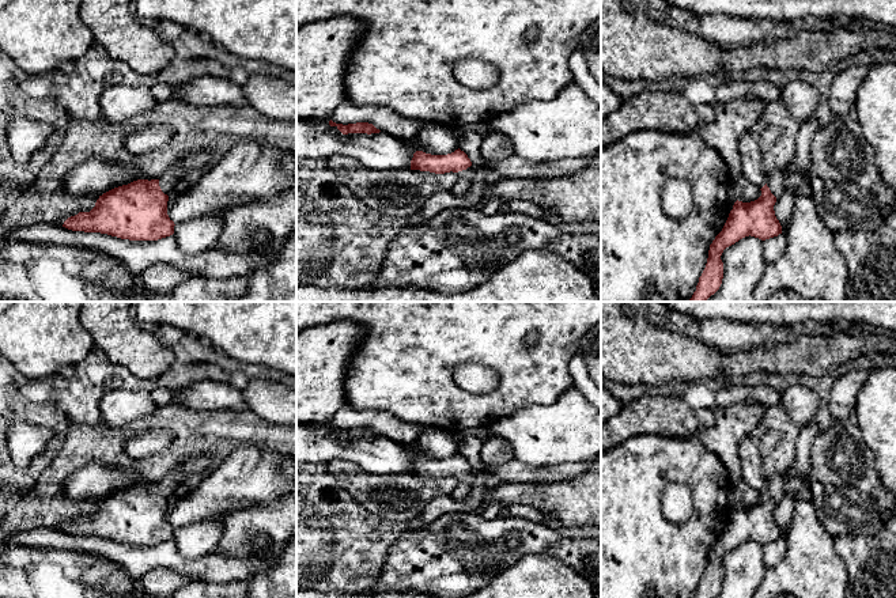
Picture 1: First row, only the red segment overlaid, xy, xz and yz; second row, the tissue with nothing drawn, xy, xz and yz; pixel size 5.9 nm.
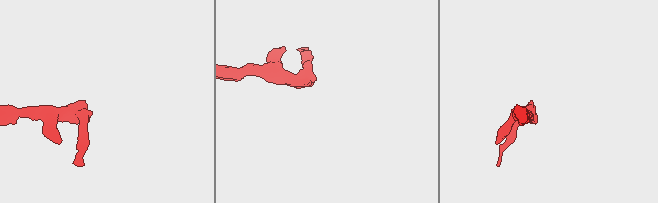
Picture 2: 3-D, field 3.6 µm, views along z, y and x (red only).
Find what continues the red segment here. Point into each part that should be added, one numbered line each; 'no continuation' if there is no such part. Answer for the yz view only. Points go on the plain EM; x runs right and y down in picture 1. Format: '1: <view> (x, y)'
1: yz (777, 485)

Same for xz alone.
1: xz (472, 477)

